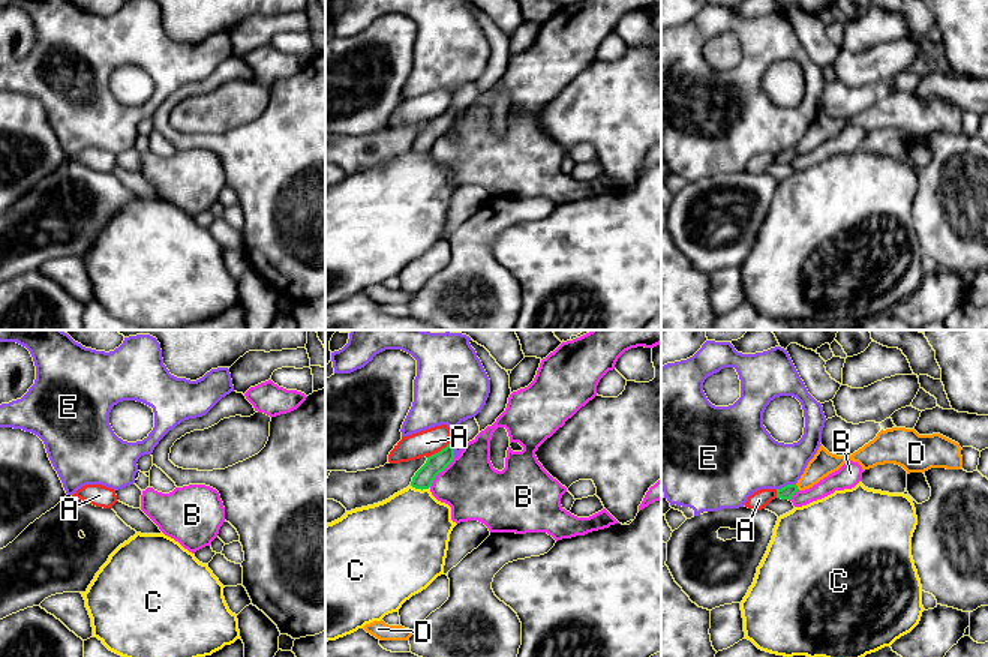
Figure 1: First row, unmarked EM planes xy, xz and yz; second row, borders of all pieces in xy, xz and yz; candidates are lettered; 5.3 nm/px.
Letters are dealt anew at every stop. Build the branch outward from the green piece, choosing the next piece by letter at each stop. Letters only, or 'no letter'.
no letter

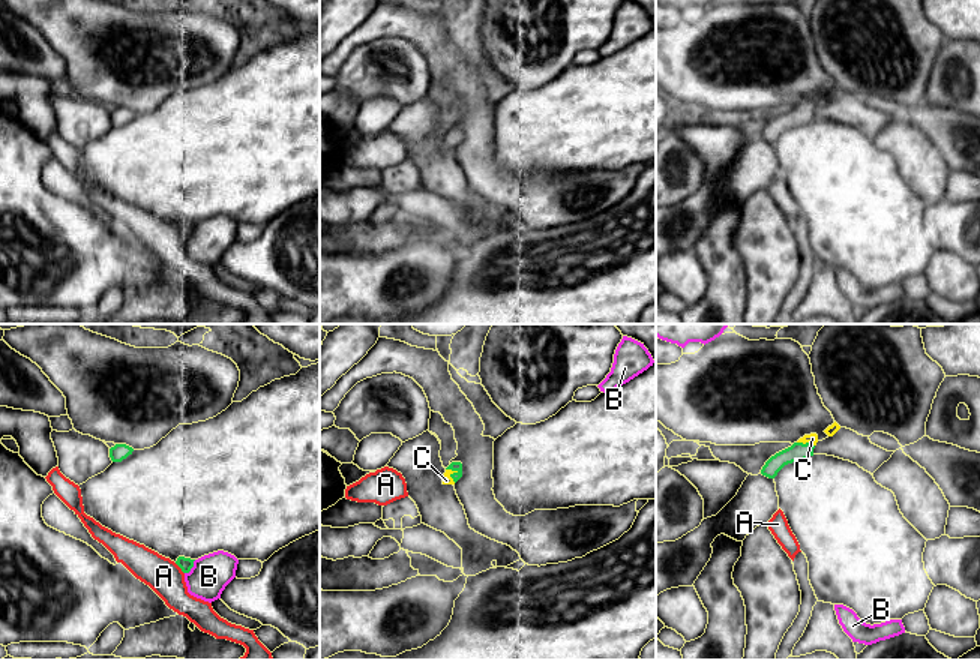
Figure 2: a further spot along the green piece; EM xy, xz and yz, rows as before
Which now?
C

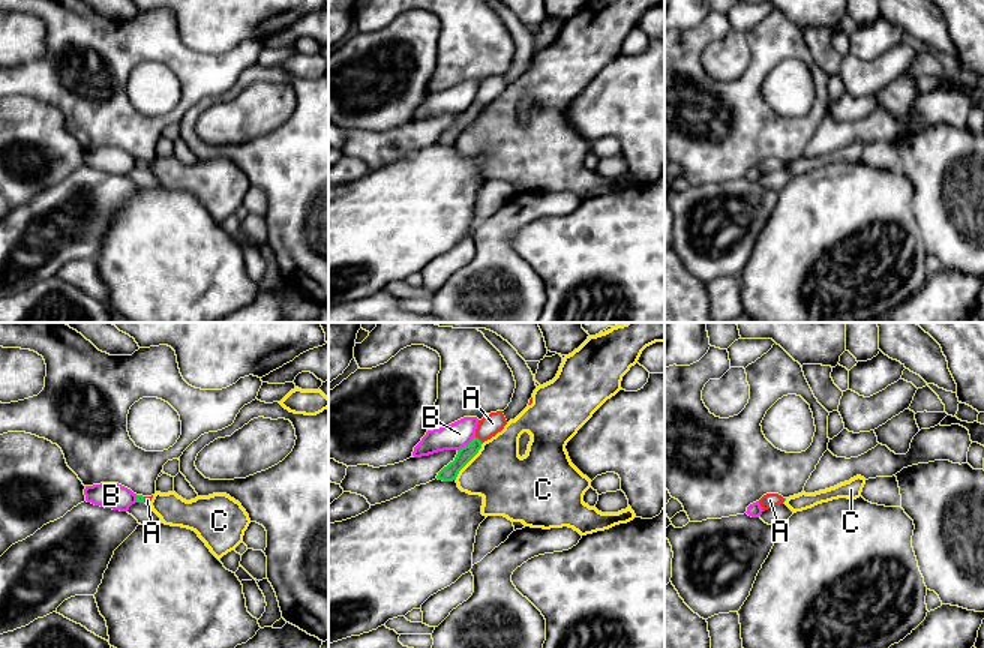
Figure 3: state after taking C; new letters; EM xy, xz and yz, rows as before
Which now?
A

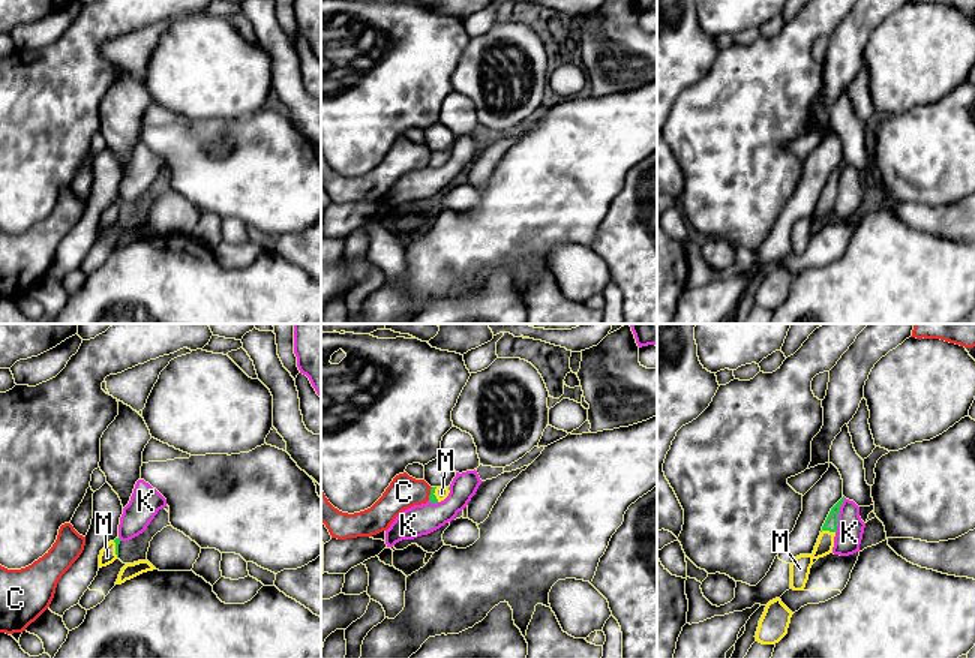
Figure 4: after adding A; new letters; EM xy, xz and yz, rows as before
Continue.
M

